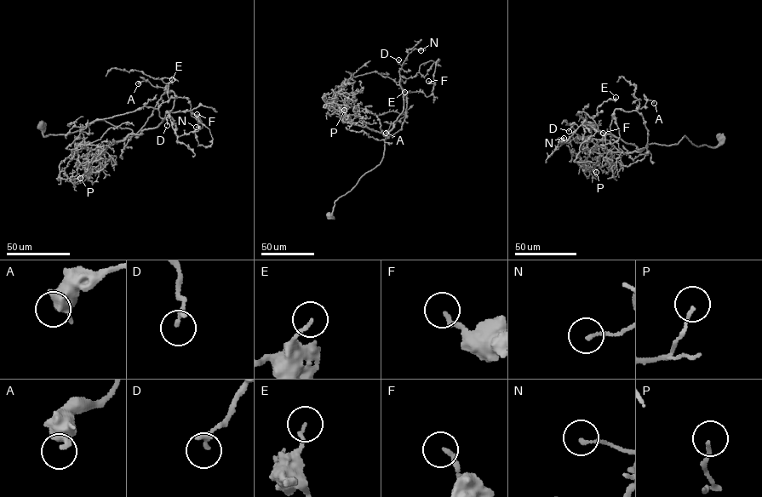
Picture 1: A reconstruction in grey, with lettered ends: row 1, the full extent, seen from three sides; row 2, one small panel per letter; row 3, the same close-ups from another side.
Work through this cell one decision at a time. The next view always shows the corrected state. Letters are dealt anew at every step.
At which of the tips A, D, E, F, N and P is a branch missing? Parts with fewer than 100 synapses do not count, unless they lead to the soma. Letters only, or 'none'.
none

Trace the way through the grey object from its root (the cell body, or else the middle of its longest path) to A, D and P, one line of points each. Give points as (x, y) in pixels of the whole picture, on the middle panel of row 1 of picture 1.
A: (329, 216), (336, 200), (380, 163), (386, 134), (402, 111), (409, 91), (405, 115), (386, 133)
D: (329, 216), (335, 202), (383, 157), (386, 134), (403, 108), (398, 59)
P: (329, 216), (336, 200), (380, 163), (388, 134), (358, 125), (336, 114), (335, 107), (323, 106), (344, 110)

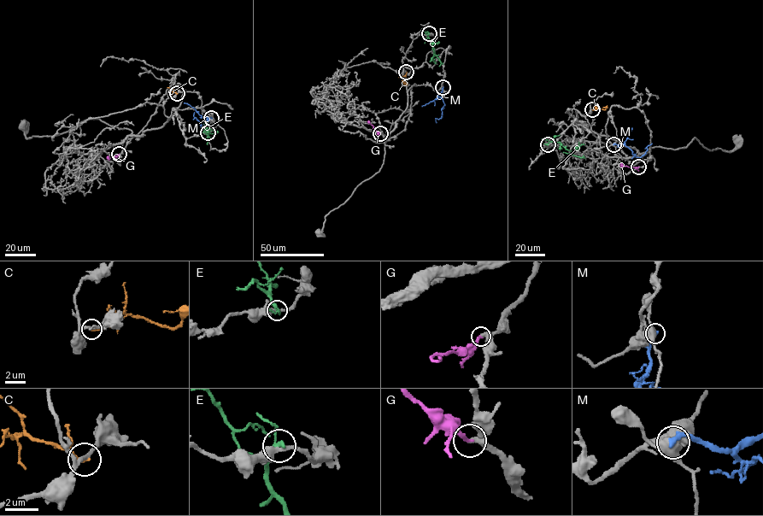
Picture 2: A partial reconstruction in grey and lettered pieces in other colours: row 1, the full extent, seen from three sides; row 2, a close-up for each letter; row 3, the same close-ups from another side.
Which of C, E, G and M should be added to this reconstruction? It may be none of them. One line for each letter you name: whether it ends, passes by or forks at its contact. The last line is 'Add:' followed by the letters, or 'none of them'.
G: it ends
Add: G

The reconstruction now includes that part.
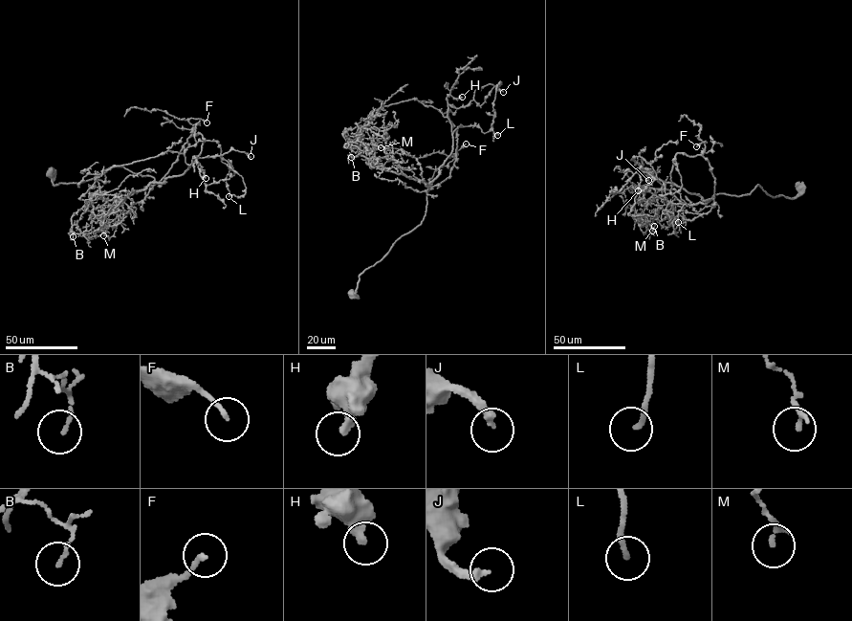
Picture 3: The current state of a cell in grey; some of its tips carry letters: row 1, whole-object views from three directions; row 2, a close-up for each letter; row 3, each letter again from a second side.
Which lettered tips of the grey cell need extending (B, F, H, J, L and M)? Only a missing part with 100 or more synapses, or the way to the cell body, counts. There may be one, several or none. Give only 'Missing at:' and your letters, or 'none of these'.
Missing at: J

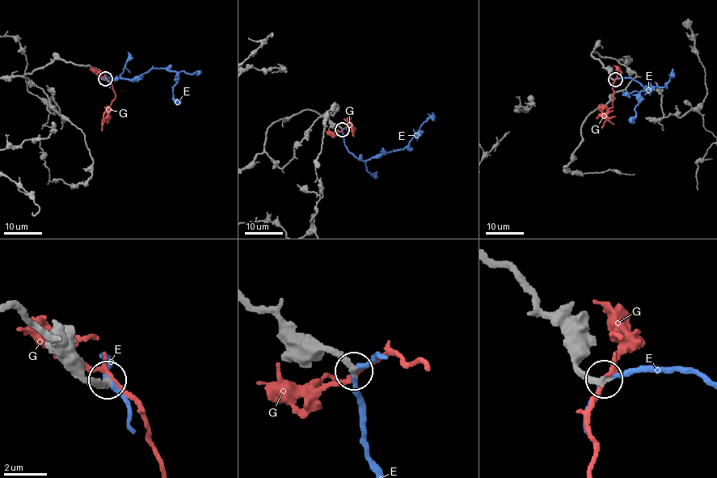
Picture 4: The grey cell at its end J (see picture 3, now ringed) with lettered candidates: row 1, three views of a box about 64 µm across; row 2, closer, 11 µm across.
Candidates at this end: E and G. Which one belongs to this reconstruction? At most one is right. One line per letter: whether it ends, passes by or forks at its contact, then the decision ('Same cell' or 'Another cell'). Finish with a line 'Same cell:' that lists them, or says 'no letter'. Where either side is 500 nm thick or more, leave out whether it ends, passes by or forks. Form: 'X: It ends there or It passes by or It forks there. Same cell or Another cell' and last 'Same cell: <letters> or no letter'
E: It passes by. Same cell
G: It passes by. Another cell
Same cell: E

